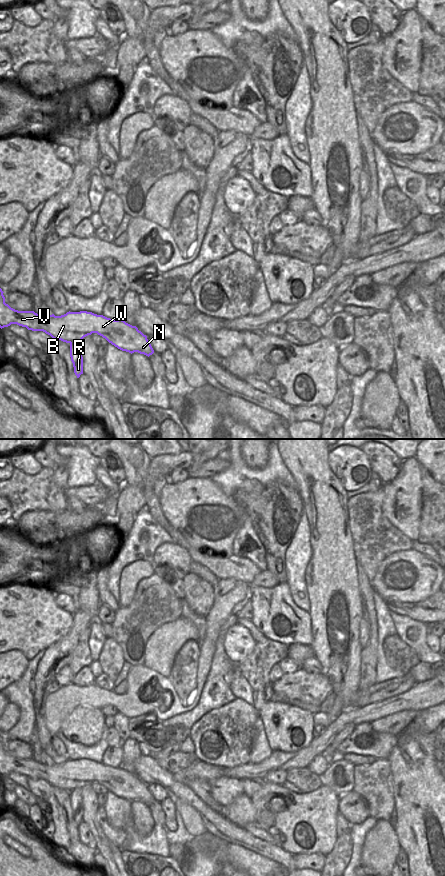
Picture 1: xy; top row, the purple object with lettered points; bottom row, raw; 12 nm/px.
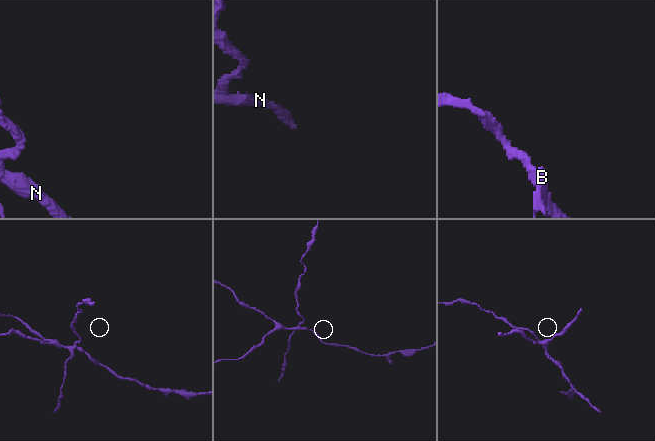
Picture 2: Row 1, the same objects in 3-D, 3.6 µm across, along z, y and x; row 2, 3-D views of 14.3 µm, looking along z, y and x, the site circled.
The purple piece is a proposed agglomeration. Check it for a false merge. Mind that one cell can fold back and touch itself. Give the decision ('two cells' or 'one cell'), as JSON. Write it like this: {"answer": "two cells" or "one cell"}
{"answer": "two cells"}

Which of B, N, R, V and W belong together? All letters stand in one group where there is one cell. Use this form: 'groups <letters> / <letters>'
groups B N V W / R

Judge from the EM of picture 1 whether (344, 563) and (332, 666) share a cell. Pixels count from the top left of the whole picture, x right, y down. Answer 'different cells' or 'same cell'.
same cell

